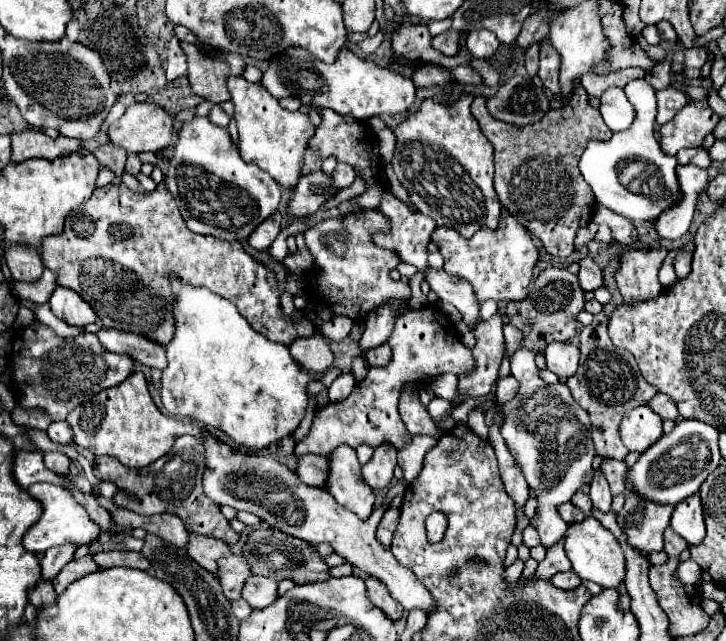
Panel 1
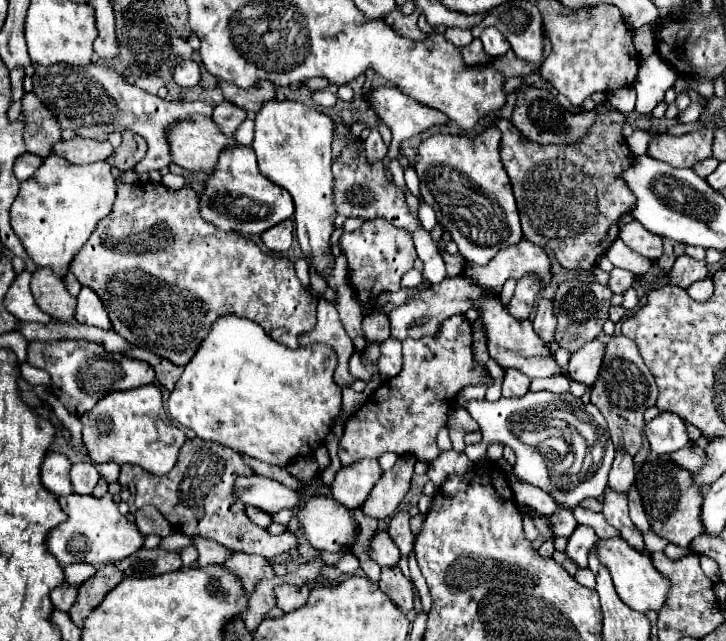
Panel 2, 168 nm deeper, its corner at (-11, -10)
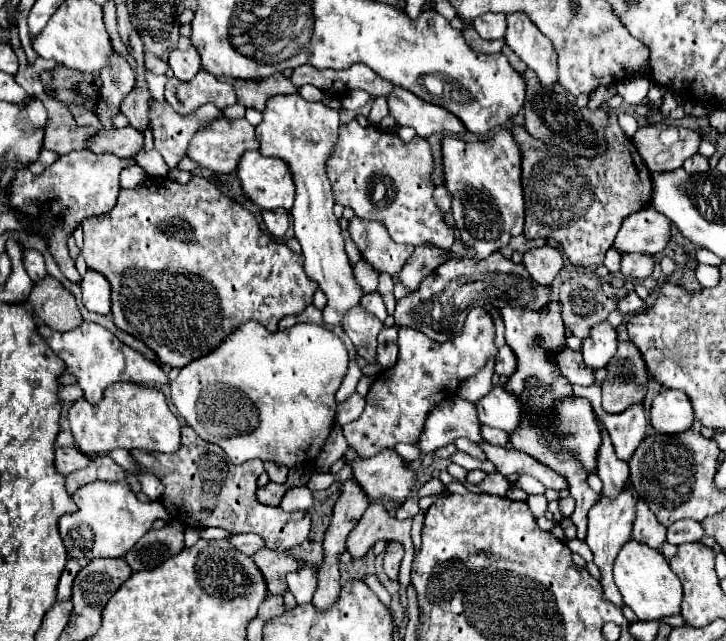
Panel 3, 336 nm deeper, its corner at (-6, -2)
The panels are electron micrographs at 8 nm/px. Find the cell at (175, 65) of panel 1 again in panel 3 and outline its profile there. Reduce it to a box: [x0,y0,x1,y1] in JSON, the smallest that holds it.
[169,46,201,82]

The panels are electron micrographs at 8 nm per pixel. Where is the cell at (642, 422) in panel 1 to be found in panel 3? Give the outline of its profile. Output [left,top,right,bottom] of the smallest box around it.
[649,390,693,434]

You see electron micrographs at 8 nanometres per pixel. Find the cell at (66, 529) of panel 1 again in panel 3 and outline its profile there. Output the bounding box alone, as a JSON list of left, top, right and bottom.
[58,480,171,566]

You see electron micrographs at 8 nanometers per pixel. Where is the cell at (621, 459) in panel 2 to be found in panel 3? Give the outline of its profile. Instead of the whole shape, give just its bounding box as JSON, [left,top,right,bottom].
[593,404,647,462]

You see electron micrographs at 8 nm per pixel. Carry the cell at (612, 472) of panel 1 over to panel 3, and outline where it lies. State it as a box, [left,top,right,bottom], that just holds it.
[633,500,667,550]

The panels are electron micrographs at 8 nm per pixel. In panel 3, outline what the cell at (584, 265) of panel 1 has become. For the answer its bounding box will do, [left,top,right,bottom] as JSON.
[621,254,653,278]

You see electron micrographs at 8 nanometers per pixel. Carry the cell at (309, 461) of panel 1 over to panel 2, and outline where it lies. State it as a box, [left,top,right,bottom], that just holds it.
[332,460,382,510]

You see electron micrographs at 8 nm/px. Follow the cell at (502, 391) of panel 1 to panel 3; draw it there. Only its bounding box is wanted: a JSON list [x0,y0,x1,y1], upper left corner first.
[495,346,517,376]

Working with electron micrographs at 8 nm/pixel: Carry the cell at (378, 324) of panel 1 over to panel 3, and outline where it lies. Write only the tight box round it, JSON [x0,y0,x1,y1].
[395,252,549,342]

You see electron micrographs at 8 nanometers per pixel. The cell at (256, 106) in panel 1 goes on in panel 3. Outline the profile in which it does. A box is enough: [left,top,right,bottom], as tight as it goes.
[255,94,363,324]

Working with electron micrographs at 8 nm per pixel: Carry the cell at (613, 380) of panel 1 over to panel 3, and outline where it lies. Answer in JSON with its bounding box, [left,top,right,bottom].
[601,342,649,414]

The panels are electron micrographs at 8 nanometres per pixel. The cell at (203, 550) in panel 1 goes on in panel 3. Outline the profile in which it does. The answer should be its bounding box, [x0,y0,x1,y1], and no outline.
[251,548,299,594]

